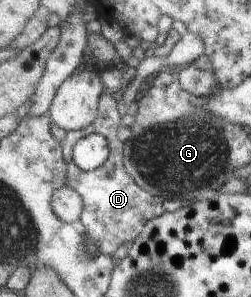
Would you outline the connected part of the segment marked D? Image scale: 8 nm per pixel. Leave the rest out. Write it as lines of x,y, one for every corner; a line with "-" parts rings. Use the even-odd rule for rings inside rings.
107,92
100,104
98,121
95,121
95,124
88,129
69,132
62,142
64,157
68,164
67,185
74,188
84,198
86,207
82,214
81,223
85,226
85,234
89,235
93,239
93,243
97,245
100,256
105,254
113,256
123,243
134,243
140,238
149,221
166,213
165,205
163,205
166,200
141,188
128,173
126,156
124,155
126,143
119,139
123,117
119,113
117,99
113,97
112,92
-
92,134
102,134
108,137
112,150
111,158
100,169
84,171
75,162
74,150
79,141

